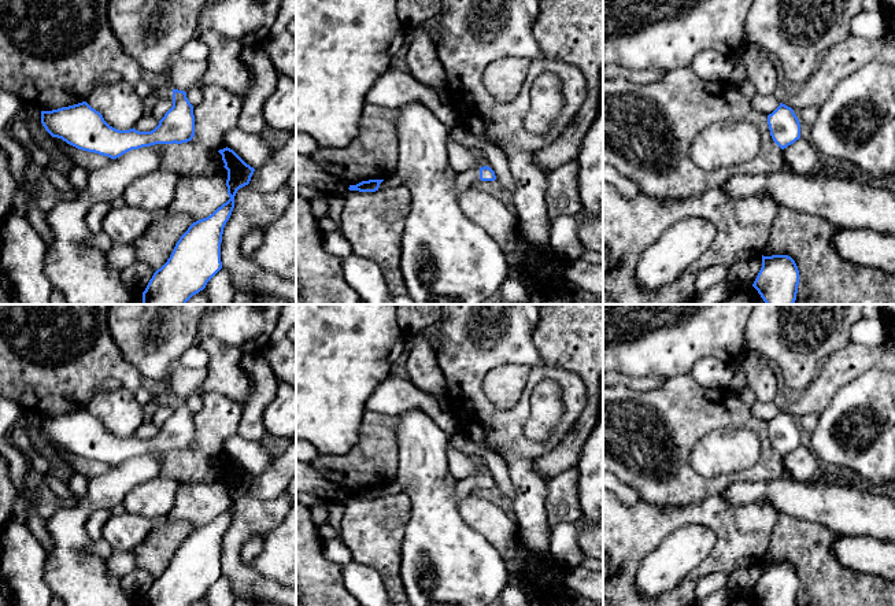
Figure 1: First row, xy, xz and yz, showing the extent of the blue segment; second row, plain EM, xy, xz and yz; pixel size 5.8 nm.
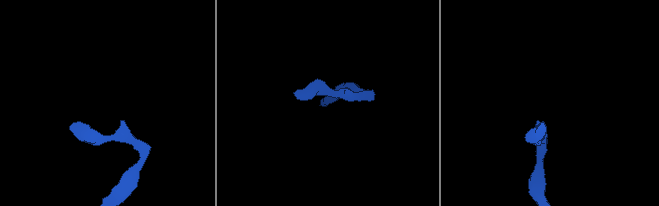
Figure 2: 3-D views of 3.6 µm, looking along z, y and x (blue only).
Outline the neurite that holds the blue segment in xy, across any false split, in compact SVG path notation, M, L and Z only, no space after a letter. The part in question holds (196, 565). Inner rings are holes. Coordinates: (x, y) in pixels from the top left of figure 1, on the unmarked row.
M228 454L218 459L228 477L226 494L230 506L188 535L167 569L154 580L143 606L191 606L222 576L223 535L234 516L237 498L249 491L255 476Z

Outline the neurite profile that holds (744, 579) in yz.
M762 562L739 568L729 573L728 588L732 594L752 592L762 574Z

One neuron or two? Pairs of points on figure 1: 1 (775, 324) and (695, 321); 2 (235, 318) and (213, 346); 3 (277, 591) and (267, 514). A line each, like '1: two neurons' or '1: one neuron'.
1: two neurons
2: two neurons
3: one neuron

